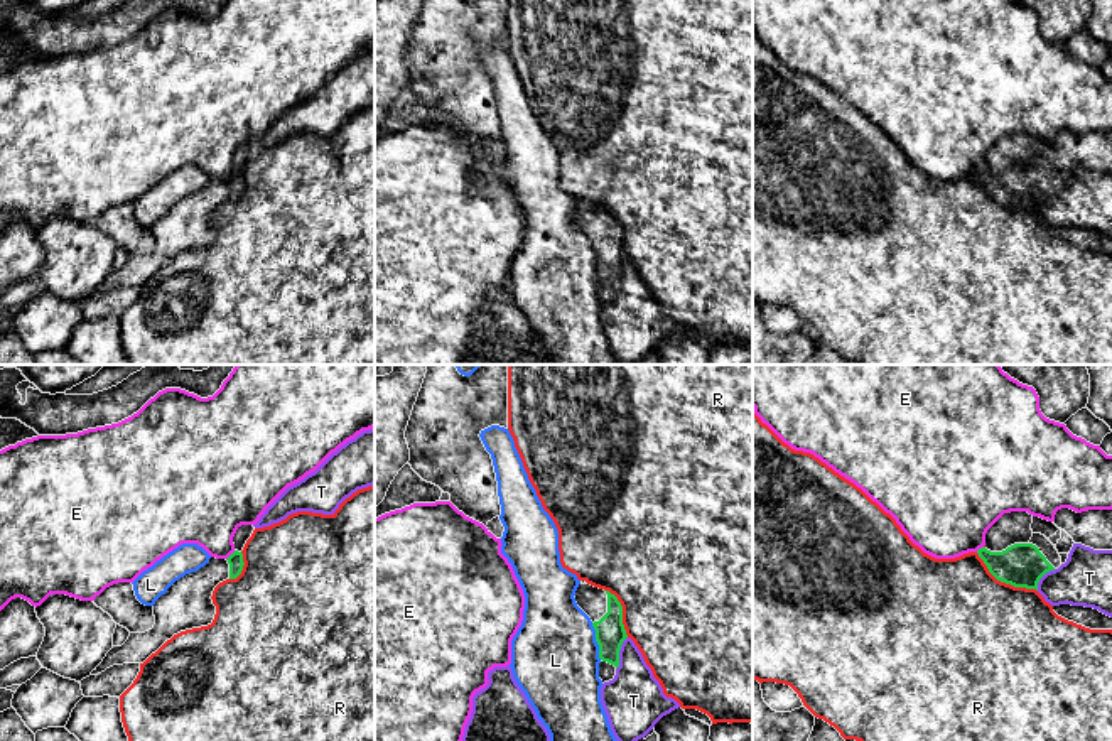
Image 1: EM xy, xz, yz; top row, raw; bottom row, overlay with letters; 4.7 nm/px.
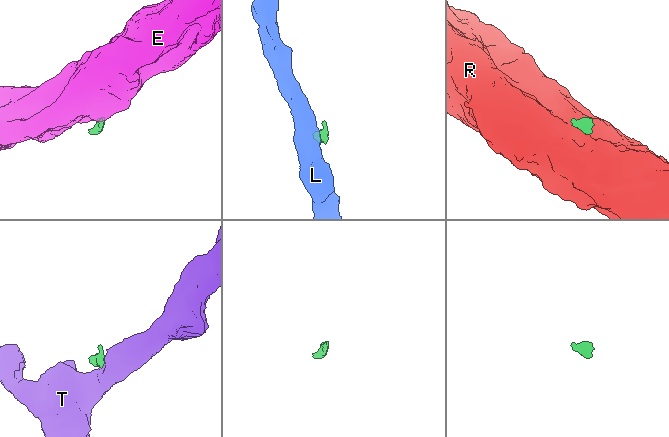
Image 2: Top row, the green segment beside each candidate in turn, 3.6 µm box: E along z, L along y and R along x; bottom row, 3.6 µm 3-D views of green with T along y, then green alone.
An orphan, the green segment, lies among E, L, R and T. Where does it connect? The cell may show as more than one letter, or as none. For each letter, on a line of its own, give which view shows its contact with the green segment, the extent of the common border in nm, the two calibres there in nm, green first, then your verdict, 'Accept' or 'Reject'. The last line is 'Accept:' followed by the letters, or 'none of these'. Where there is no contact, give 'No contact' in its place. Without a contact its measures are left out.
E: Touches green in xy. Shared border 60 nm. Thickness 70 nm (green) against 340 nm. Reject
L: Touches green in xz. Shared border 180 nm. Thickness 140 nm (green) against 420 nm. Reject
R: Touches green in yz. Shared border 340 nm. Thickness 200 nm (green) against 480 nm. Reject
T: Touches green in xz. Shared border 170 nm. Thickness 140 nm (green) against 300 nm. Reject
Accept: none of these

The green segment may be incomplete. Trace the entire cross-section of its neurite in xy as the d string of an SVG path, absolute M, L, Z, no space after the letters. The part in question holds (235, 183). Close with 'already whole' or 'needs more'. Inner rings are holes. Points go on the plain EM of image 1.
M253 147L238 149L233 159L235 174L228 181L211 179L204 189L175 203L154 226L154 250L145 255L130 255L121 268L113 268L106 275L91 297L113 287L143 285L174 257L211 246L216 236L213 213L219 204L241 196L245 187L241 172L253 152Z | needs more

